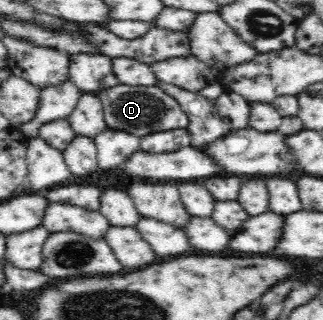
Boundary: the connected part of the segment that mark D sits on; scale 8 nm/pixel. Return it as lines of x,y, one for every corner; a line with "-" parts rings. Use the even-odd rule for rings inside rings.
117,84
110,90
97,92
96,95
103,105
108,129
118,129
142,138
156,131
186,129
189,123
186,113
179,106
177,100
164,94
158,85
154,85
152,88
142,88
142,86

